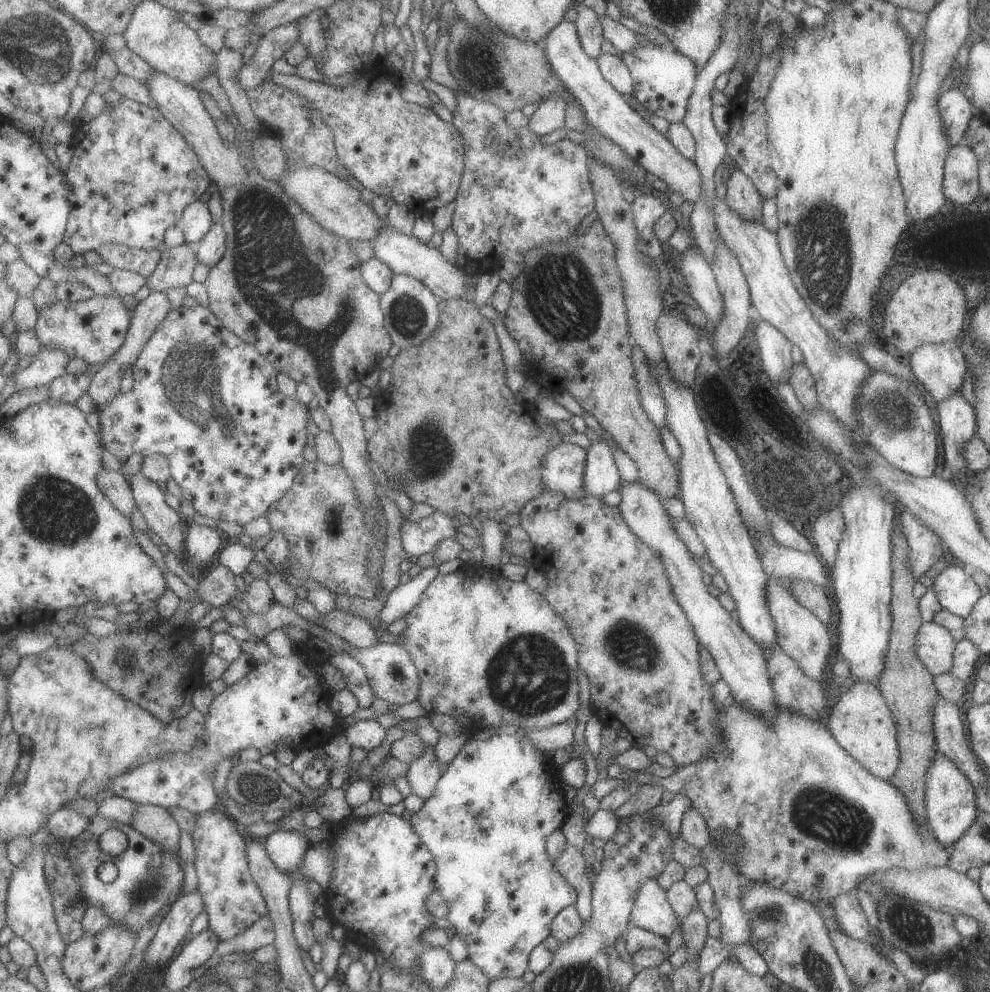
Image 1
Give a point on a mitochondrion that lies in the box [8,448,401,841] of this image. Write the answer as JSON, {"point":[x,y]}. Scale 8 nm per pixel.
{"point":[56,511]}

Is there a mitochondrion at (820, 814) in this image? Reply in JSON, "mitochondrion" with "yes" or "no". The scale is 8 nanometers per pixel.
{"mitochondrion":"yes"}

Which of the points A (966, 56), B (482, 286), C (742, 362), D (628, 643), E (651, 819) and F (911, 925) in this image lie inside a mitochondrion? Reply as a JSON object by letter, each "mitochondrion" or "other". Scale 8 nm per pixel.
{"A":"other","B":"other","C":"other","D":"mitochondrion","E":"other","F":"mitochondrion"}

